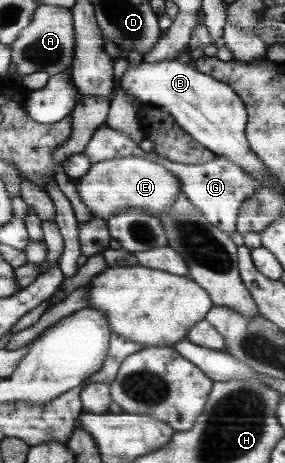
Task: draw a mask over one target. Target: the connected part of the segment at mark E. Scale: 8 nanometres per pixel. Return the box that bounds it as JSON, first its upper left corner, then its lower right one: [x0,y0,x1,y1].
[78,156,182,220]

